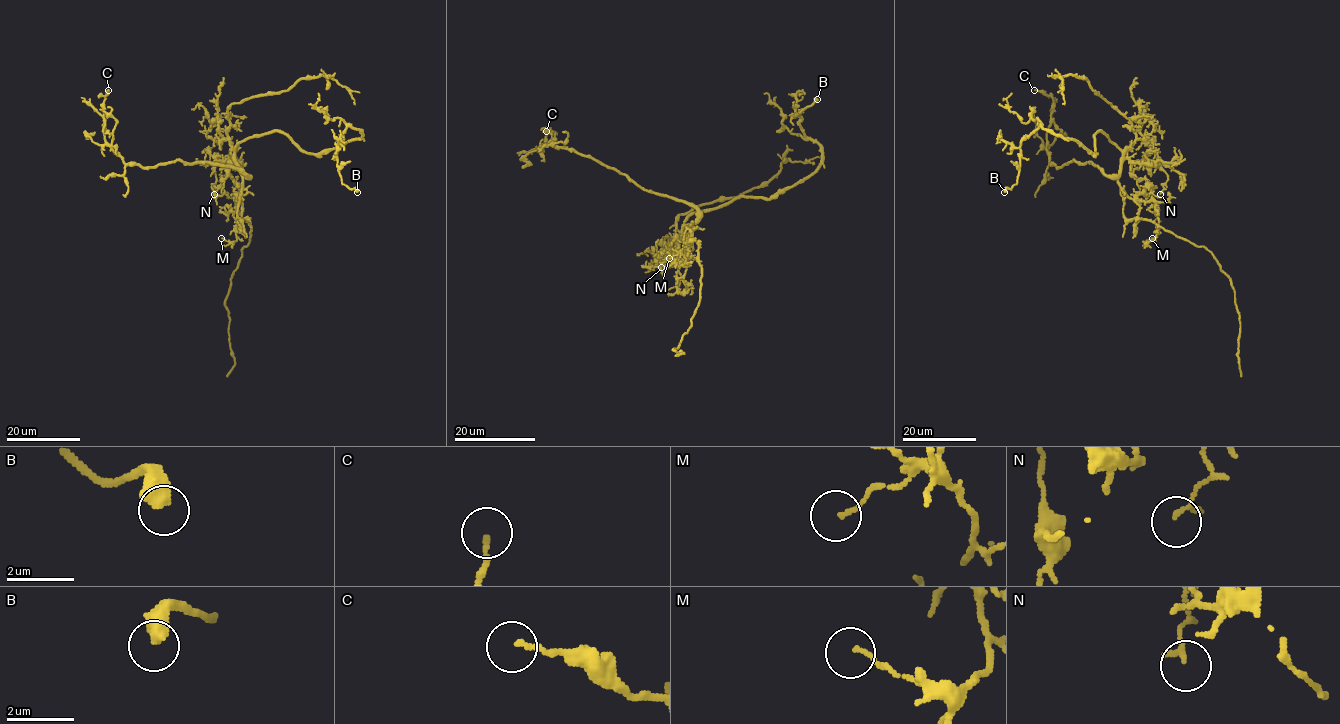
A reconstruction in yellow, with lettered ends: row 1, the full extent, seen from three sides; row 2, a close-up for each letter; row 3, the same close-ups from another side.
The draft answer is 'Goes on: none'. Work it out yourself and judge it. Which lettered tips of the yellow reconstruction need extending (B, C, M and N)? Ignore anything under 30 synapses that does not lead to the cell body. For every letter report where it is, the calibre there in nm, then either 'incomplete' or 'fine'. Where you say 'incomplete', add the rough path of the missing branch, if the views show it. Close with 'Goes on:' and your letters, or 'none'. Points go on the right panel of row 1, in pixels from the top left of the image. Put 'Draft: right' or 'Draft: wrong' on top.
Draft: right
B: place (1004, 192); calibre 500 nm; fine
C: place (1034, 90); calibre 140 nm; fine
M: place (1152, 238); calibre 100 nm; fine
N: place (1160, 194); calibre 130 nm; fine
Goes on: none

